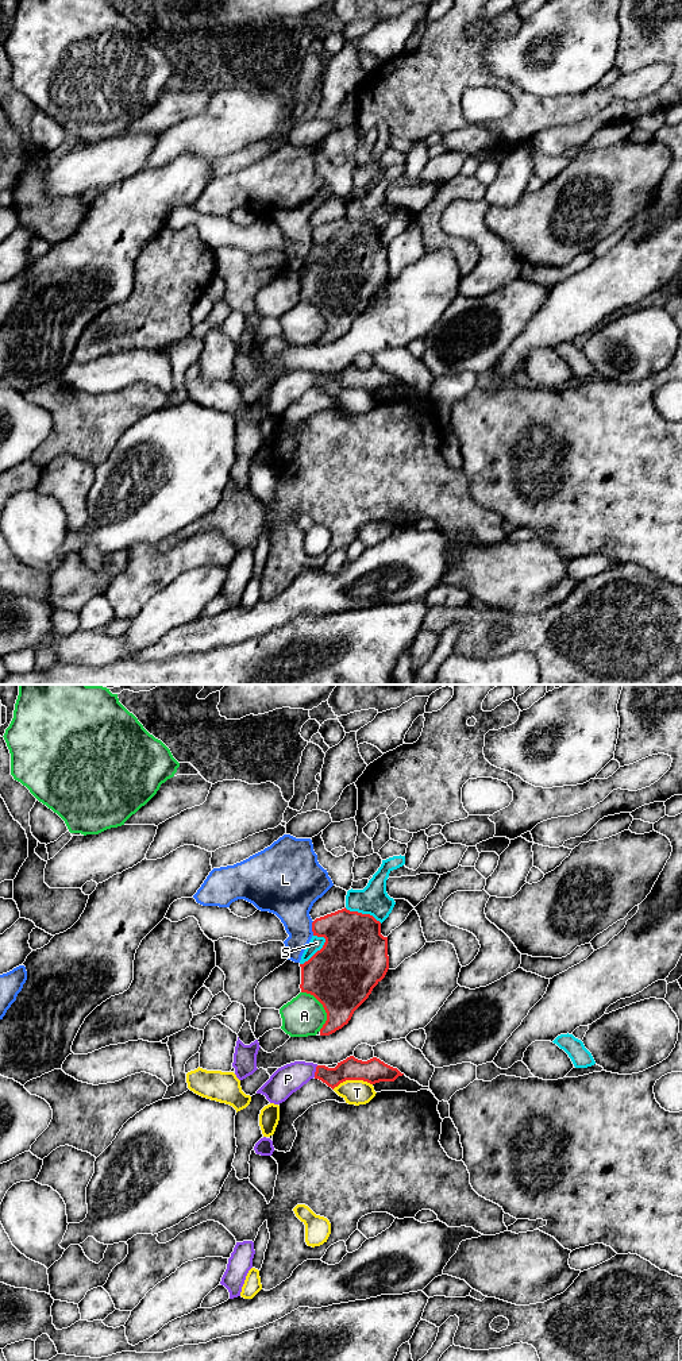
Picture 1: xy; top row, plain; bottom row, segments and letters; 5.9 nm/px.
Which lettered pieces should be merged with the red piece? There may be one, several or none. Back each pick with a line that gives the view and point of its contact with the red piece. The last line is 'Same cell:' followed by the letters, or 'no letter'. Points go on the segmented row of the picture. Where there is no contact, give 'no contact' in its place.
Same cell: no letter

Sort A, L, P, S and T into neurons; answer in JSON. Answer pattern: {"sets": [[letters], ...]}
{"sets": [["A"], ["L"], ["P"], ["S"], ["T"]]}

